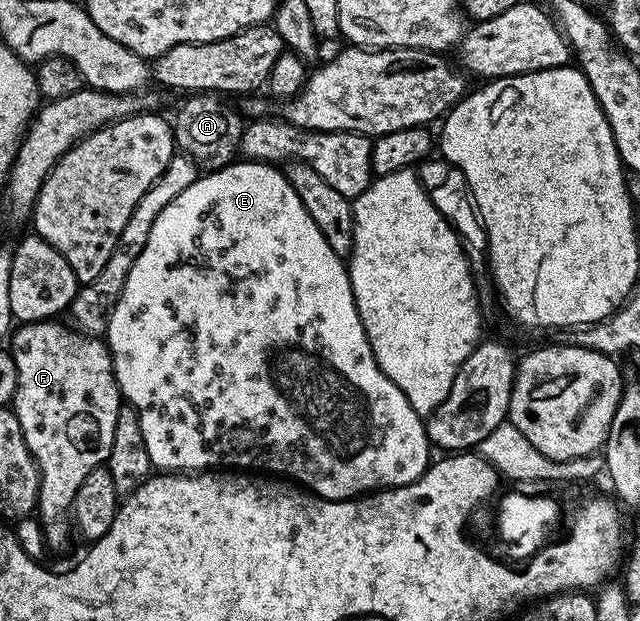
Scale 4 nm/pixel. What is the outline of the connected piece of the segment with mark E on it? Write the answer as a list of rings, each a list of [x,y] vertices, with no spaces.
[[[232,162],[226,164],[224,168],[216,168],[200,175],[193,182],[193,186],[189,186],[189,190],[181,190],[181,194],[177,194],[177,198],[173,198],[173,202],[169,202],[169,206],[165,206],[165,210],[161,210],[161,214],[157,214],[157,222],[153,222],[153,230],[149,230],[149,242],[145,242],[145,250],[141,250],[137,262],[133,262],[133,270],[127,272],[125,286],[113,306],[111,317],[107,323],[105,343],[111,352],[119,395],[139,415],[141,435],[145,438],[145,450],[149,450],[152,469],[163,474],[194,474],[204,470],[215,470],[220,466],[227,470],[262,470],[264,473],[286,478],[306,488],[308,492],[320,496],[322,500],[358,498],[376,490],[400,488],[421,478],[421,474],[433,460],[433,455],[431,456],[433,445],[427,438],[427,425],[424,417],[419,416],[417,410],[413,410],[413,406],[409,406],[409,398],[405,398],[405,394],[401,394],[401,390],[397,390],[397,386],[393,386],[393,382],[389,382],[389,378],[385,378],[381,366],[377,366],[377,362],[373,358],[373,350],[369,346],[367,335],[361,326],[361,318],[357,314],[351,279],[347,273],[344,257],[333,254],[333,246],[329,246],[329,242],[325,242],[325,234],[321,234],[321,230],[317,230],[317,222],[313,222],[313,218],[309,218],[309,210],[305,210],[305,206],[301,206],[301,198],[297,198],[297,190],[293,190],[293,186],[282,171],[278,172],[278,167],[264,162],[239,163]]]

